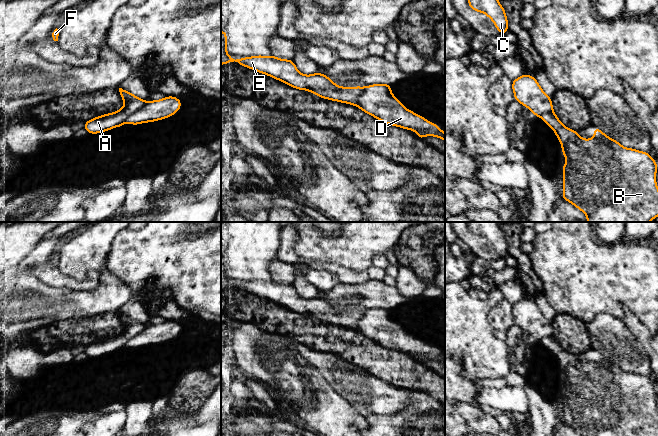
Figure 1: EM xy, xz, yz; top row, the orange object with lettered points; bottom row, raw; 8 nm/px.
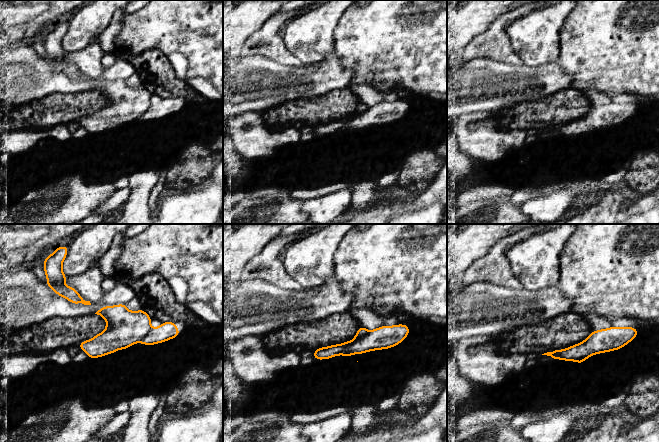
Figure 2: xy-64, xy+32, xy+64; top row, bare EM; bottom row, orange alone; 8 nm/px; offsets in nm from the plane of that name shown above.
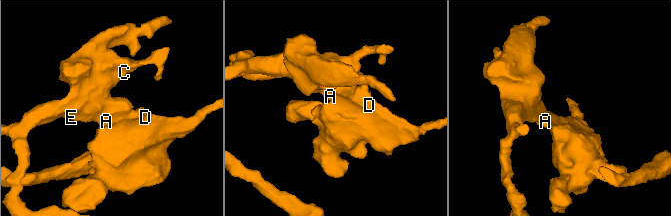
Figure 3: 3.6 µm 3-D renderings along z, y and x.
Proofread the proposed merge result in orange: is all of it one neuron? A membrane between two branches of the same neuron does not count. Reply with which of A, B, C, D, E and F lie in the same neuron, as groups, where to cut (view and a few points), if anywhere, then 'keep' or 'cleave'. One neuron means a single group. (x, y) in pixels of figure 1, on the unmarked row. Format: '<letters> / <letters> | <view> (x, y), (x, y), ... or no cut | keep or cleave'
A C E F / B D | xy (146, 326), (124, 345) | cleave

